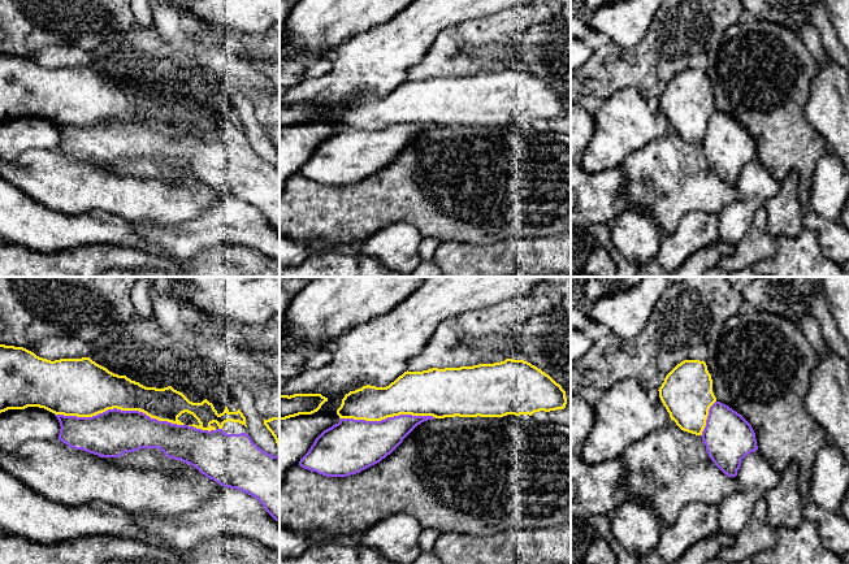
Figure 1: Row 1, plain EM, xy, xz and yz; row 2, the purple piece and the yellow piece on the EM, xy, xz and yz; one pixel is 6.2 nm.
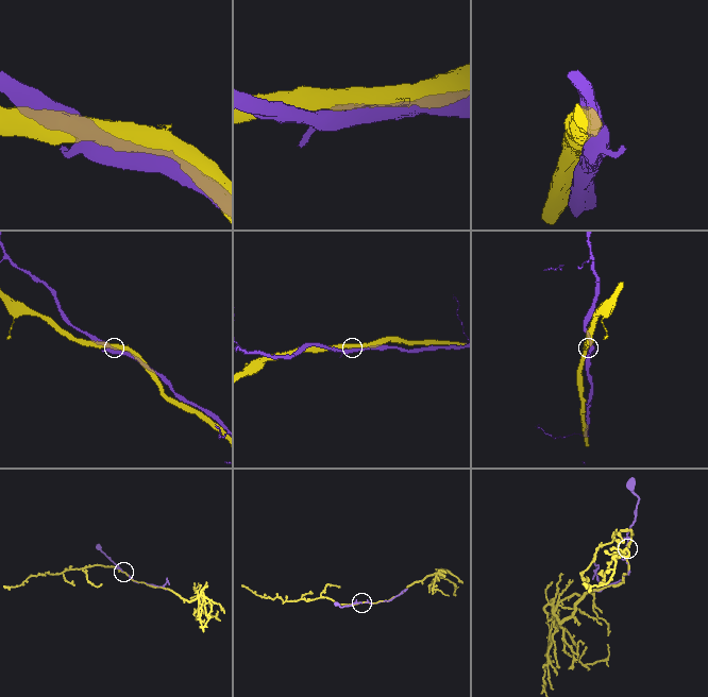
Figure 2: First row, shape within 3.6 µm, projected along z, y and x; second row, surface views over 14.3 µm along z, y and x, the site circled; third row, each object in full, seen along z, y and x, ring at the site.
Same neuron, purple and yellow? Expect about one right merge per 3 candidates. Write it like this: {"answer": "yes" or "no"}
{"answer": "yes"}

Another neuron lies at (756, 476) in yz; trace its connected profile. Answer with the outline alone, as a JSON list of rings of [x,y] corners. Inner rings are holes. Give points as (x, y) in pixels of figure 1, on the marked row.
[[[754,451],[741,460],[741,467],[737,470],[736,478],[738,485],[737,491],[718,506],[719,532],[735,537],[751,519],[755,504],[764,498],[770,489],[777,486],[780,474],[770,465],[768,460],[759,451]]]

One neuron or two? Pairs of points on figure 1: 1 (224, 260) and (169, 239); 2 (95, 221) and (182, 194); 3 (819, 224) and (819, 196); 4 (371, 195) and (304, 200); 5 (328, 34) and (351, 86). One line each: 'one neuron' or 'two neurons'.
1: two neurons
2: two neurons
3: two neurons
4: one neuron
5: two neurons

